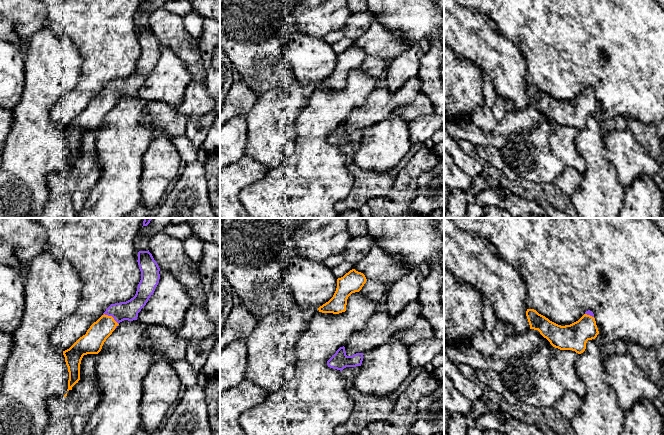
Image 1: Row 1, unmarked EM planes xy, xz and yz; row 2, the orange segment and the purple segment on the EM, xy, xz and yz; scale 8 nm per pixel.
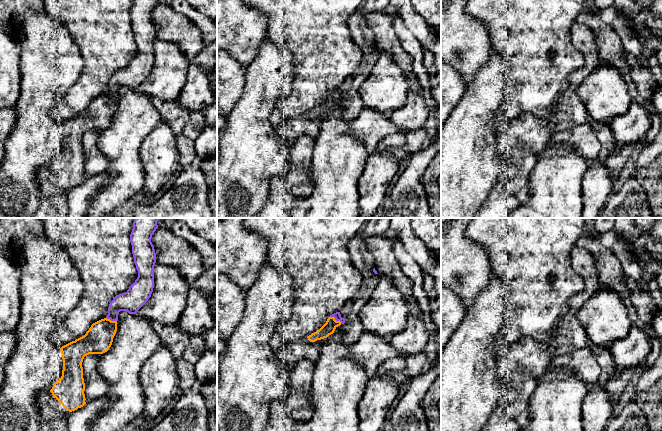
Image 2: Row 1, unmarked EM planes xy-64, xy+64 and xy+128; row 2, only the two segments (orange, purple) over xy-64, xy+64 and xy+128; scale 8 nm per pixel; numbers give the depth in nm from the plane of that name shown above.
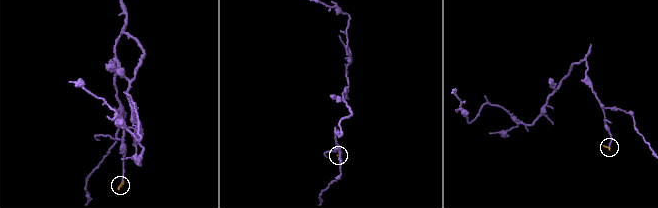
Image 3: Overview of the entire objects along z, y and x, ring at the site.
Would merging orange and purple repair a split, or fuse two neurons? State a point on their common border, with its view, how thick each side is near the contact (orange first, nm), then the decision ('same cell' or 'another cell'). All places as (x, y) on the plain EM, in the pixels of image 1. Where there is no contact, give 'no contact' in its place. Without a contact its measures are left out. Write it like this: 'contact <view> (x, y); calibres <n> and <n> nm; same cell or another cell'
contact xy (111, 92); calibres 170 and 150 nm; same cell

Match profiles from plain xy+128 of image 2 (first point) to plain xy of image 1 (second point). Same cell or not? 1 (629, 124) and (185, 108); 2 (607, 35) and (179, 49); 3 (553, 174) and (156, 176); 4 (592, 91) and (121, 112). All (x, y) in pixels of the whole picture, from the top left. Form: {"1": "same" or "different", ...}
{"1": "same", "2": "same", "3": "different", "4": "different"}

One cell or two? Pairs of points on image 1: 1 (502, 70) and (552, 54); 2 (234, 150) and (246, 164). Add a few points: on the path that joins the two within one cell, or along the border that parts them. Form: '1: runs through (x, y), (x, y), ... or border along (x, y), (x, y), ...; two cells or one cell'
1: border along (512, 43), (525, 64), (527, 84); two cells
2: border along (244, 154), (230, 164); two cells

